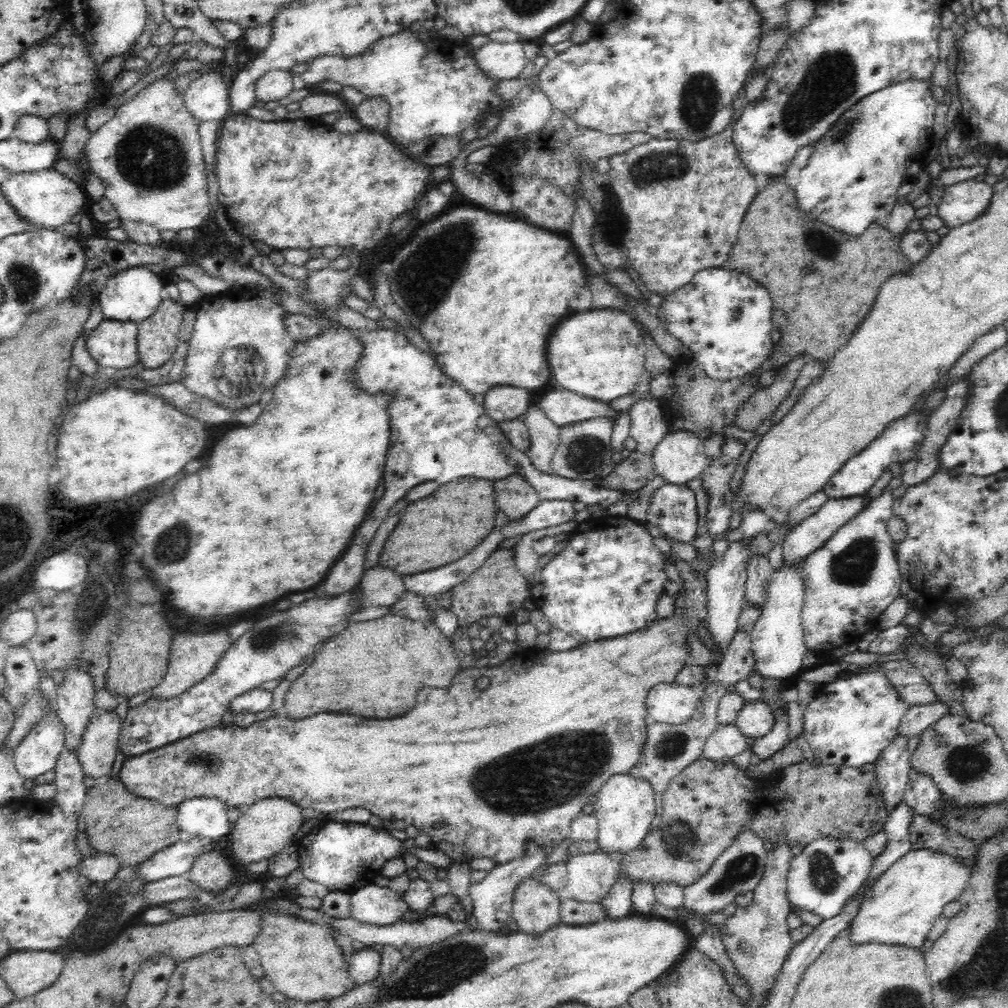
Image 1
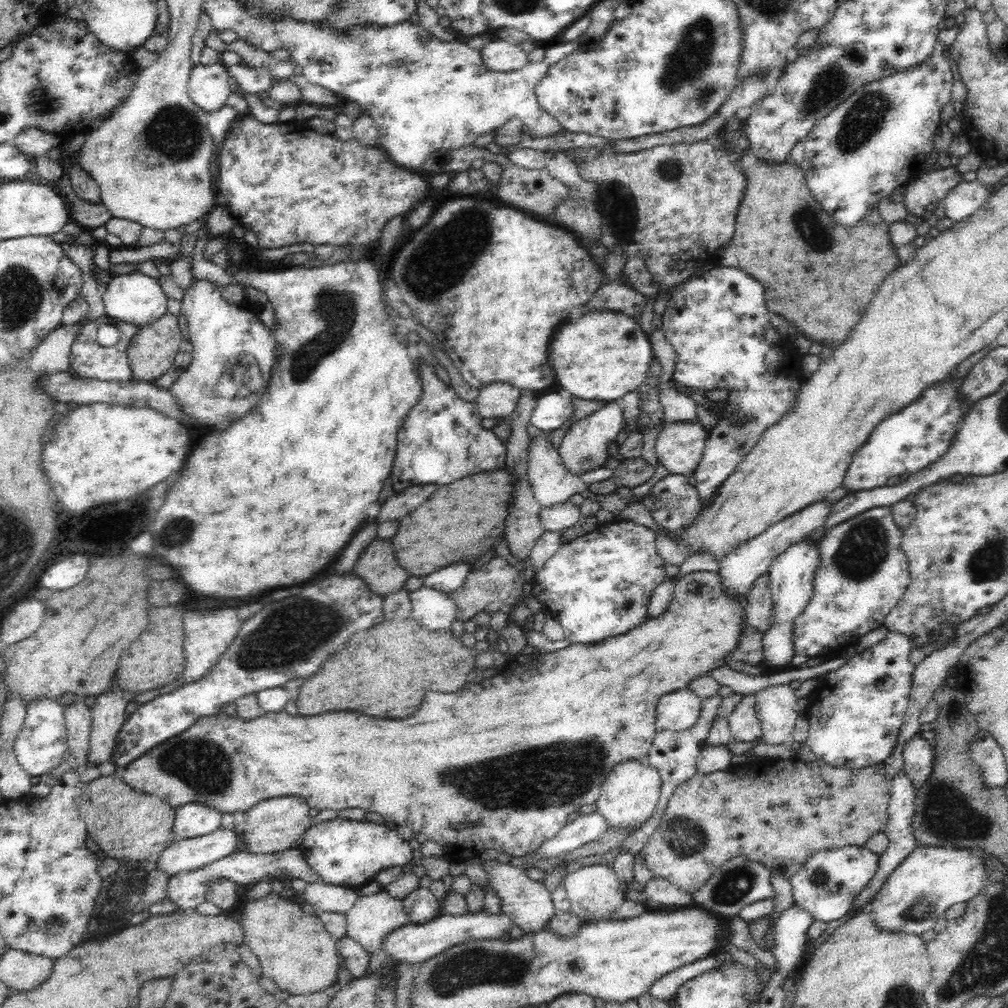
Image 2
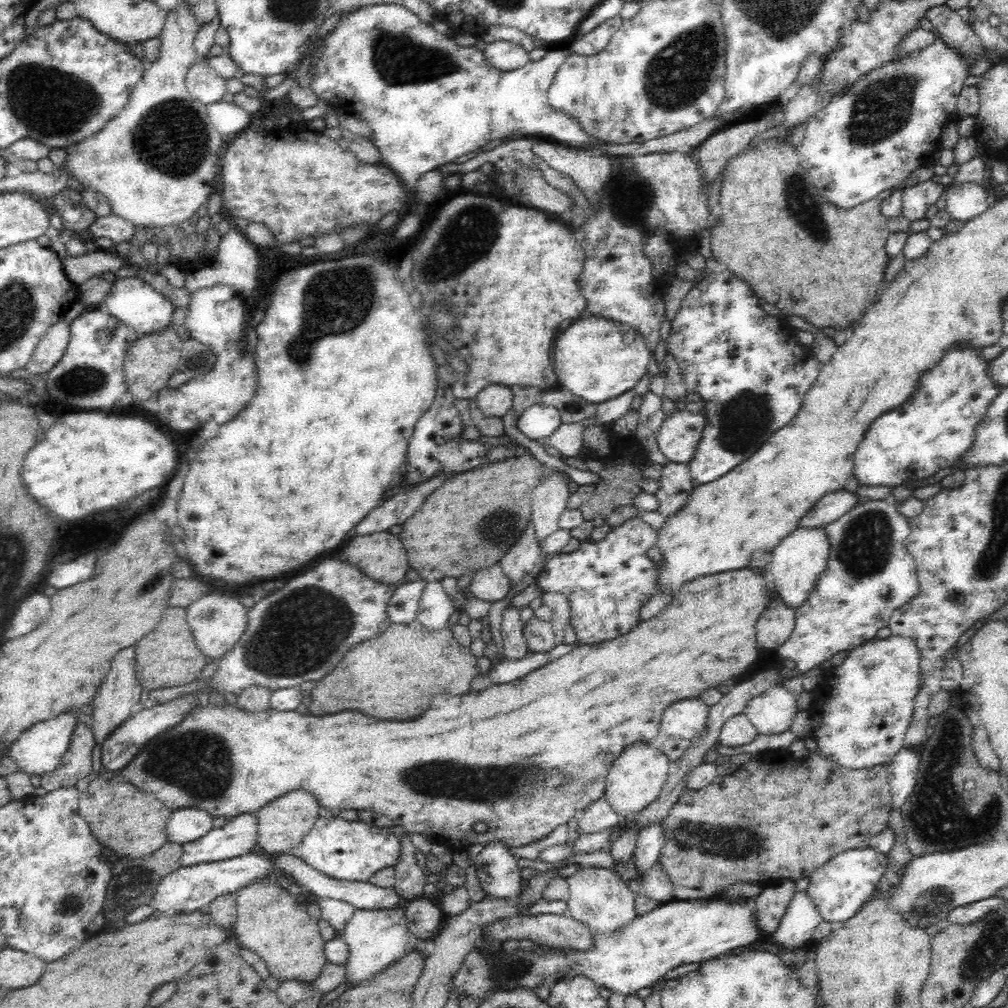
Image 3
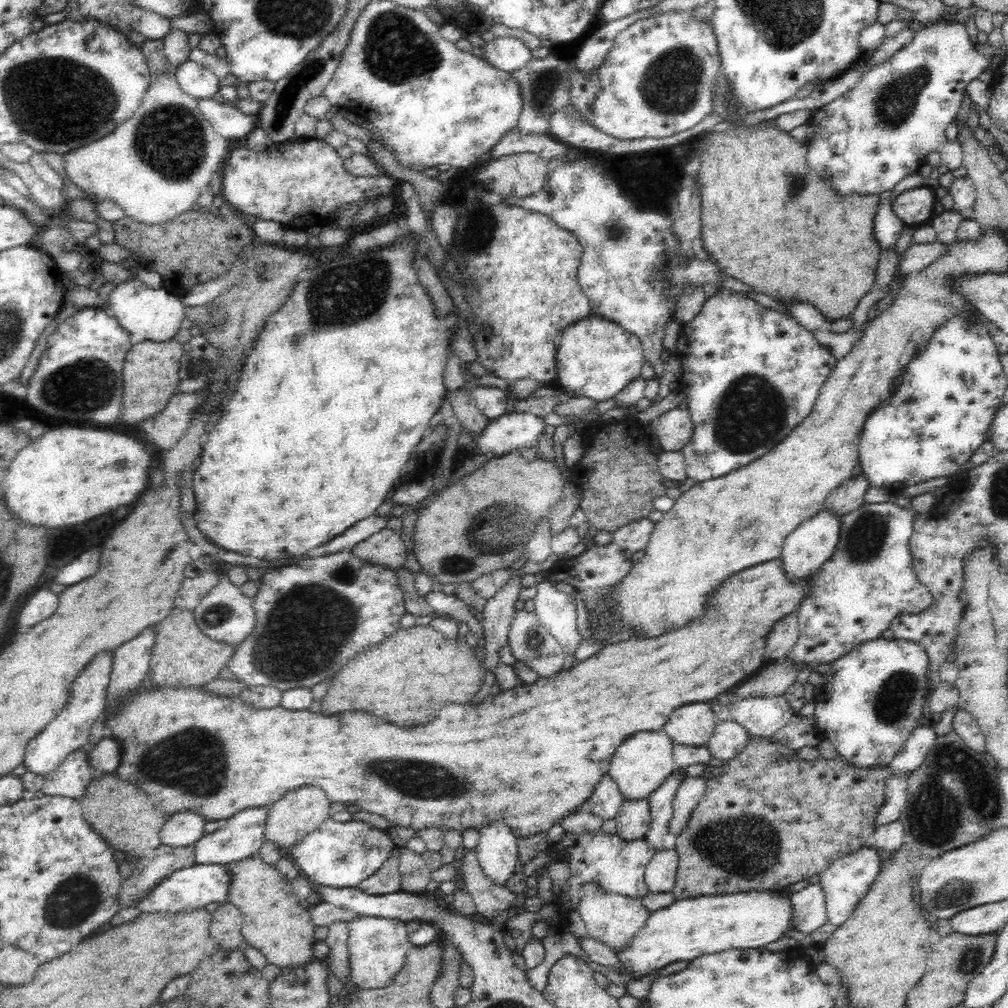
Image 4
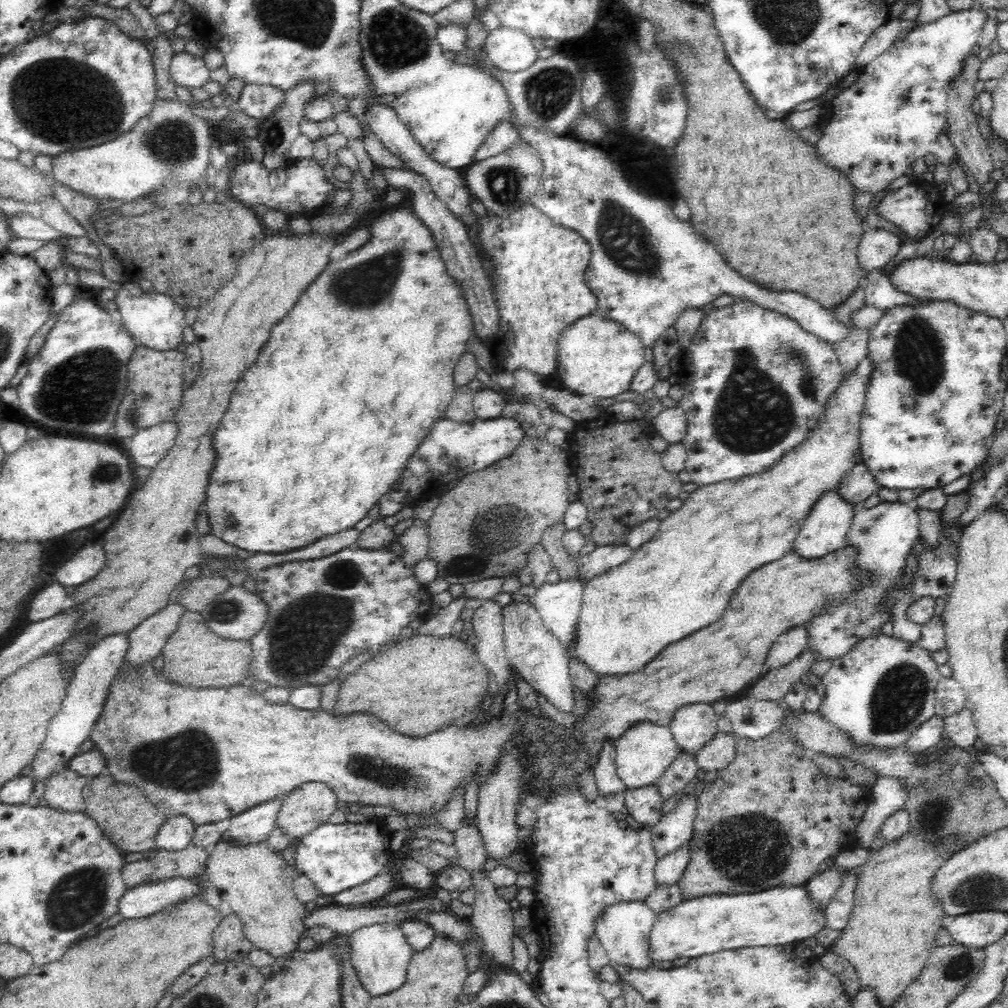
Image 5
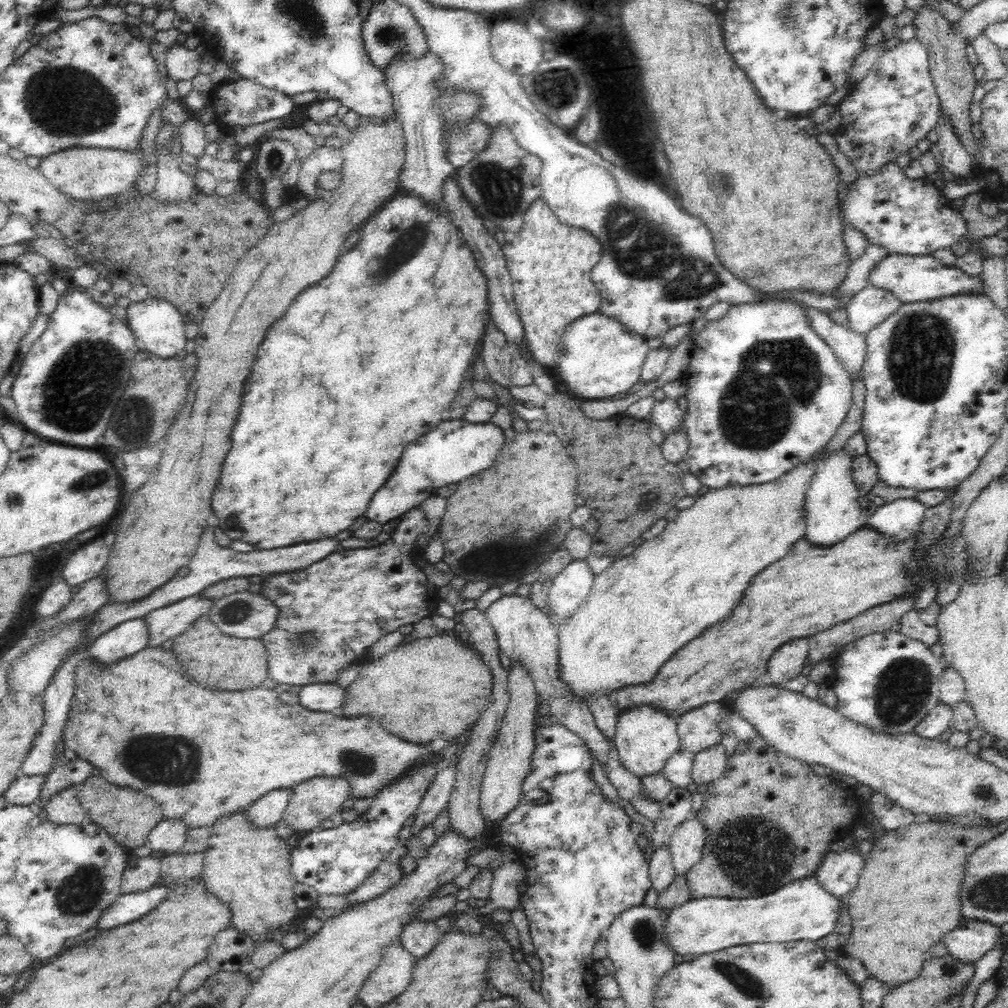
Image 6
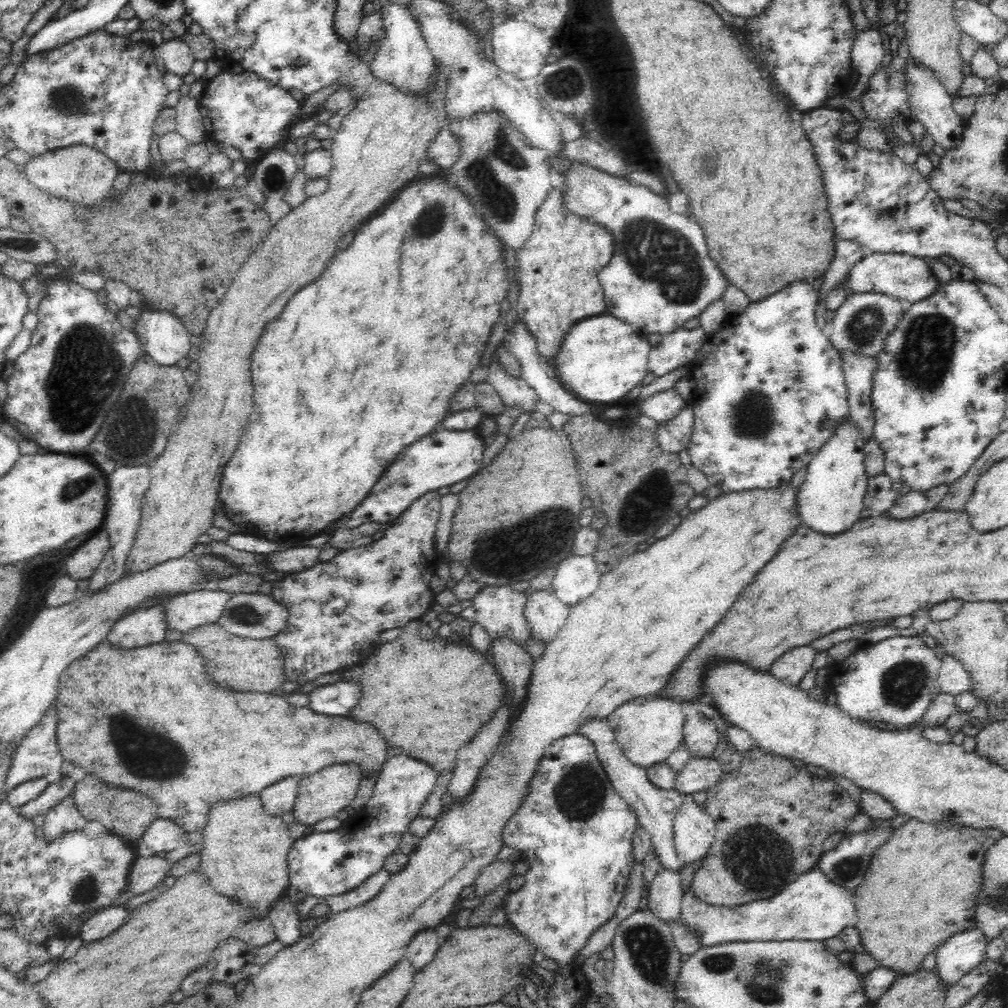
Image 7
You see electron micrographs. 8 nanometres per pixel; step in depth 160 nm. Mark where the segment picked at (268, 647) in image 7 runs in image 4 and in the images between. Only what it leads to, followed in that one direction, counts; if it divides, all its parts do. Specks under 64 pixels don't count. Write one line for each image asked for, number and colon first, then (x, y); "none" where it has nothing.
4: (183, 656)
5: (194, 655)
6: (214, 659)

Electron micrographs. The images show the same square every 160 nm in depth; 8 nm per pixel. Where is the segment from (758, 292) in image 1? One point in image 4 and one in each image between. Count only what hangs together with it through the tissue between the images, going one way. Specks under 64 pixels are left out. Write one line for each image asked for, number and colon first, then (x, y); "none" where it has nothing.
2: (718, 324)
3: (740, 360)
4: (751, 374)

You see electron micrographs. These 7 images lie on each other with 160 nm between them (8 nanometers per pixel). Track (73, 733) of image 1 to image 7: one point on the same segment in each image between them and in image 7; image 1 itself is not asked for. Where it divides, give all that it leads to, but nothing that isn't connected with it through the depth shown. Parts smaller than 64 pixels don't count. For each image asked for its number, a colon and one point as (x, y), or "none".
2: (78, 716)
3: (76, 763)
4: (73, 775)
5: (63, 791)
6: (63, 808)
7: (64, 817)

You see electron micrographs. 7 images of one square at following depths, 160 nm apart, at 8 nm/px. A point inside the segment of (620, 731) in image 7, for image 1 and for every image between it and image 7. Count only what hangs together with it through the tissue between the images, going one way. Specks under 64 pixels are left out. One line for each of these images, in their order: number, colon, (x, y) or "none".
1: (624, 807)
2: (630, 794)
3: (636, 778)
4: (640, 765)
5: (644, 752)
6: (646, 737)

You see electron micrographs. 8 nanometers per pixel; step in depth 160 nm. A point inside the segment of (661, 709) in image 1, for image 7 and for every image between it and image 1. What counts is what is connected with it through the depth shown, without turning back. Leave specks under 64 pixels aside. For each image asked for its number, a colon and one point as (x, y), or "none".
2: (680, 711)
3: (686, 718)
4: (693, 724)
5: (693, 726)
6: (697, 732)
7: (701, 735)

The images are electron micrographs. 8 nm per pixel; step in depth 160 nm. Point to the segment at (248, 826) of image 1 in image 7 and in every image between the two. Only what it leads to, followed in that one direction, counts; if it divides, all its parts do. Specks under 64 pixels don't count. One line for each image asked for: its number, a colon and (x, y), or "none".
2: (272, 826)
3: (282, 824)
4: (298, 813)
5: (311, 805)
6: (313, 801)
7: (321, 795)

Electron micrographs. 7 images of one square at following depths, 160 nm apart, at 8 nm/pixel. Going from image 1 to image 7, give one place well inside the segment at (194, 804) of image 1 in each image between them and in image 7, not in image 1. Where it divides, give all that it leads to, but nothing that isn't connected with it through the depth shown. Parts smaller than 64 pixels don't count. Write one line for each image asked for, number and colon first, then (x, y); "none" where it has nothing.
2: (192, 819)
3: (186, 824)
4: (184, 828)
5: (176, 833)
6: (167, 836)
7: (164, 835)

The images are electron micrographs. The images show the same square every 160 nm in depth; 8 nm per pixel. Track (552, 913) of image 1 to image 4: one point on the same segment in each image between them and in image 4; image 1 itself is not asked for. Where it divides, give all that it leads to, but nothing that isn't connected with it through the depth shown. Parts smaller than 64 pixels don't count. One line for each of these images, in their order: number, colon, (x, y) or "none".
2: (529, 903)
3: (497, 870)
4: (497, 849)

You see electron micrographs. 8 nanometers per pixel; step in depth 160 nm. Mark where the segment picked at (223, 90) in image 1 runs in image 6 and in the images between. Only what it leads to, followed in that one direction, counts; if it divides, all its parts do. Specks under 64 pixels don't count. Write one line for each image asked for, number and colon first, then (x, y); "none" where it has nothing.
2: (208, 87)
3: (202, 81)
4: (194, 79)
5: (189, 71)
6: (182, 63)

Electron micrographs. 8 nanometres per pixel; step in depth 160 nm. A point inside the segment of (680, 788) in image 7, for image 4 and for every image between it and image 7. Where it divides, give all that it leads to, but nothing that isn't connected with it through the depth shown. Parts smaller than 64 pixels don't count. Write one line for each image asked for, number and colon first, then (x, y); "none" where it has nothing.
4: (728, 739)
5: (718, 753)
6: (709, 764)

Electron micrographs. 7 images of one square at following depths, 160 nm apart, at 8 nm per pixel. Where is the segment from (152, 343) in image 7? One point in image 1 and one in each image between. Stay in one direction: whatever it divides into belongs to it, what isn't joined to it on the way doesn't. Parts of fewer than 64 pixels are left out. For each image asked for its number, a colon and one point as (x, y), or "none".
1: (134, 294)
2: (135, 298)
3: (133, 302)
4: (148, 314)
5: (153, 319)
6: (159, 328)

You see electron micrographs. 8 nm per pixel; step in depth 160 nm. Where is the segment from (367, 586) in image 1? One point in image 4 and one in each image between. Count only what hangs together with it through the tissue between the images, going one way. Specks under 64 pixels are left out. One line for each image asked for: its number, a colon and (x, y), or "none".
2: (377, 565)
3: (381, 555)
4: (386, 547)

